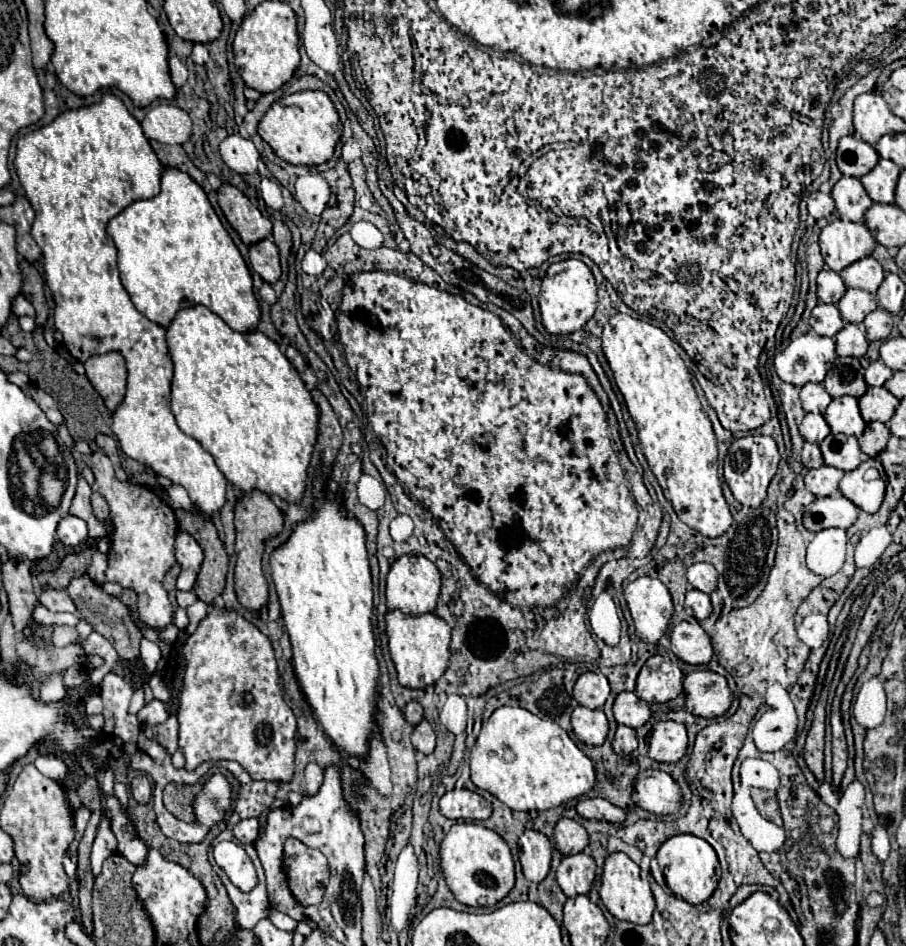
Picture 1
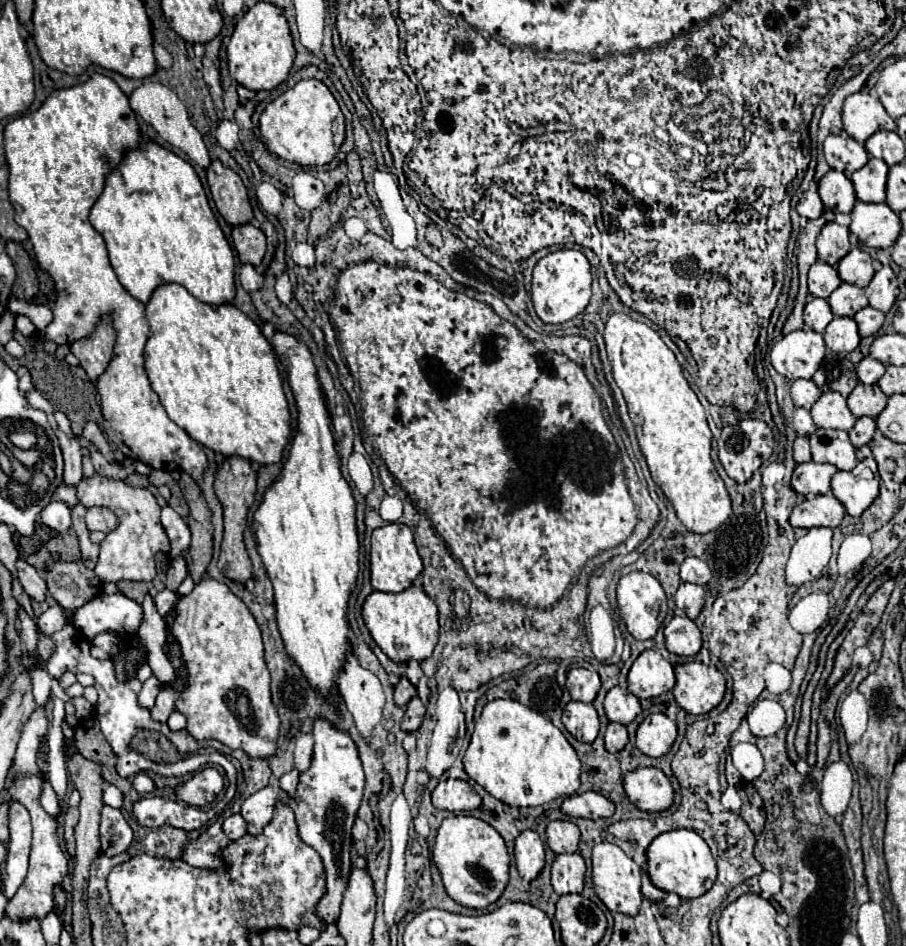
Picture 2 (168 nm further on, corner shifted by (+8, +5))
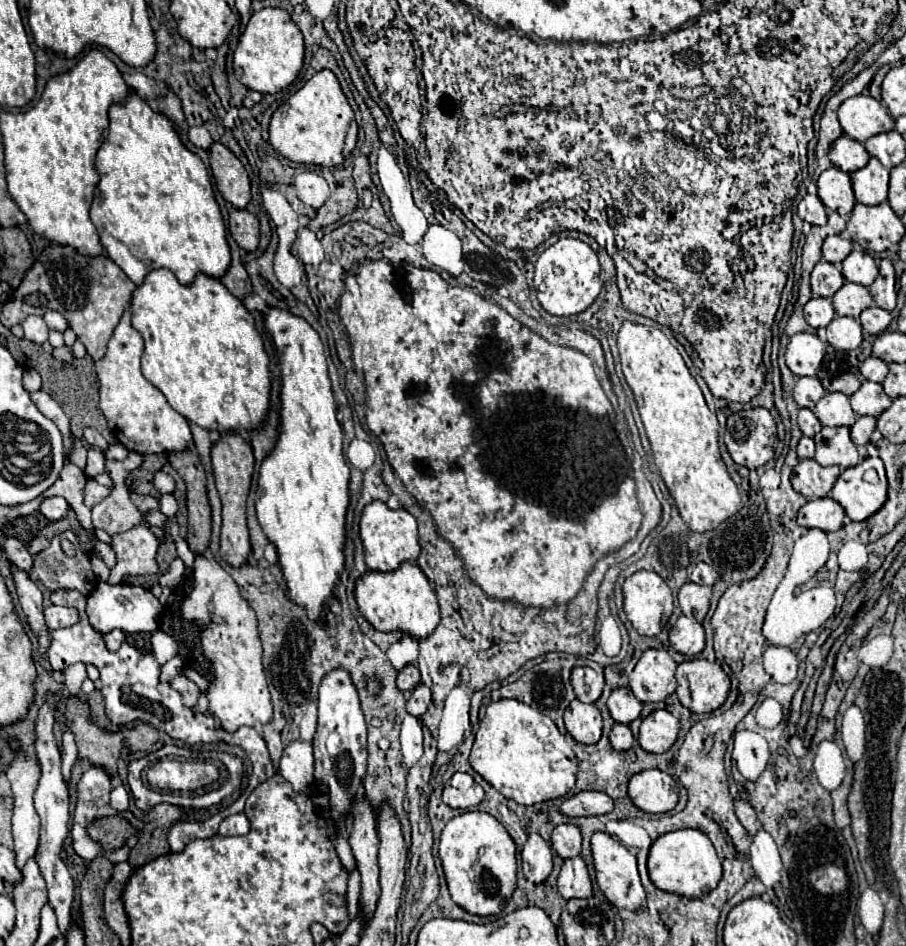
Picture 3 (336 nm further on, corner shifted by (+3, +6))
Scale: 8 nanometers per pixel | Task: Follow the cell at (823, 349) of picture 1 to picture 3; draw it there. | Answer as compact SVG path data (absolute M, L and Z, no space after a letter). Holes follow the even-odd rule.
M800 332L794 334L786 348L786 366L796 376L816 376L816 368L820 366L826 354L826 342L816 334Z

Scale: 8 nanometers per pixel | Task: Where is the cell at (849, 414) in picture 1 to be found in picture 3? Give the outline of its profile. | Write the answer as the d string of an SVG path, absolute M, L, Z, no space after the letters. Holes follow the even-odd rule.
M828 392L814 408L816 418L822 422L822 426L846 426L852 428L856 422L856 414L850 408L848 396L840 392Z

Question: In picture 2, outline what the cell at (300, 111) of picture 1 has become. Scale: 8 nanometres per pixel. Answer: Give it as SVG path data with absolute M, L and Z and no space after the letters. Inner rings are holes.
M303 79L293 89L271 101L259 121L261 141L277 157L297 165L327 165L345 141L345 117L329 91L317 79Z

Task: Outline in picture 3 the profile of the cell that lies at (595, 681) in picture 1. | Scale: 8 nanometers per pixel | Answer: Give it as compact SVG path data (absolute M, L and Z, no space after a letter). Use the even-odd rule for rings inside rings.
M574 668L570 682L580 702L596 702L604 690L604 676L592 668Z

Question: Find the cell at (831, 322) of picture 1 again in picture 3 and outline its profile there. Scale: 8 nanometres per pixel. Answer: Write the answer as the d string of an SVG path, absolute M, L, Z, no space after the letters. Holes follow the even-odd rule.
M812 298L804 306L804 316L812 328L820 328L820 326L828 326L836 318L836 310L830 298Z

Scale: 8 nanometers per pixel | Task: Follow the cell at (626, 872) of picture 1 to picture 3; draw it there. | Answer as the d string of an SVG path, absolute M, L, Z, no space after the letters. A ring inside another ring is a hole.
M596 832L592 836L592 856L594 856L594 868L596 868L596 880L604 896L616 906L616 908L628 908L632 912L640 910L646 904L646 892L640 882L640 874L636 868L636 856L630 854L628 848L618 844L610 834Z

